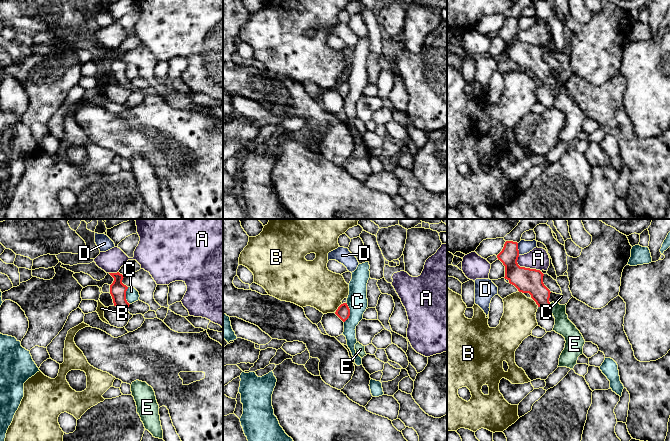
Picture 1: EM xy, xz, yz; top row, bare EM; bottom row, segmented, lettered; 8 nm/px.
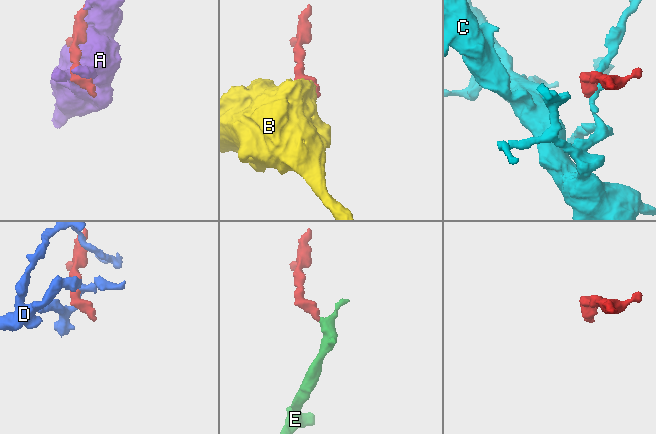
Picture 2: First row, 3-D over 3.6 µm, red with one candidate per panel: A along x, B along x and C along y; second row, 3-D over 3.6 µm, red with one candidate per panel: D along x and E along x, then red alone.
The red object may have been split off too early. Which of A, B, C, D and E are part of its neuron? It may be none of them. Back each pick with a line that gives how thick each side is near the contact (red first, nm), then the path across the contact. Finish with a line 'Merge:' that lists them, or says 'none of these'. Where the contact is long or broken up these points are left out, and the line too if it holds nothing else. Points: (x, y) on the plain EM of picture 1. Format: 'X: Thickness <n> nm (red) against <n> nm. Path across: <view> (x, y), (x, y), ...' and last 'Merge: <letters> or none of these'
E: Thickness 180 nm (red) against 140 nm. Path across: yz (531, 58), (550, 82), (561, 93), (563, 102)
Merge: E

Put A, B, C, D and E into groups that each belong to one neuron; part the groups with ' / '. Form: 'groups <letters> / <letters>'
groups A / B / C / D / E

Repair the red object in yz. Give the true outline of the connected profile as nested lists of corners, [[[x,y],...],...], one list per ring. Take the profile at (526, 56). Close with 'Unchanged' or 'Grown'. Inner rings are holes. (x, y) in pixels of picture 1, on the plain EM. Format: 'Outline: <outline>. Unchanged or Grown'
Outline: [[[506,17],[502,27],[497,31],[505,42],[505,55],[514,61],[519,68],[529,69],[538,83],[548,85],[555,94],[553,107],[565,114],[565,124],[559,134],[558,143],[573,145],[578,133],[583,130],[585,116],[568,95],[566,81],[550,79],[550,66],[543,59],[544,50],[540,46],[520,43],[517,39],[519,33],[518,19]]]. Grown

